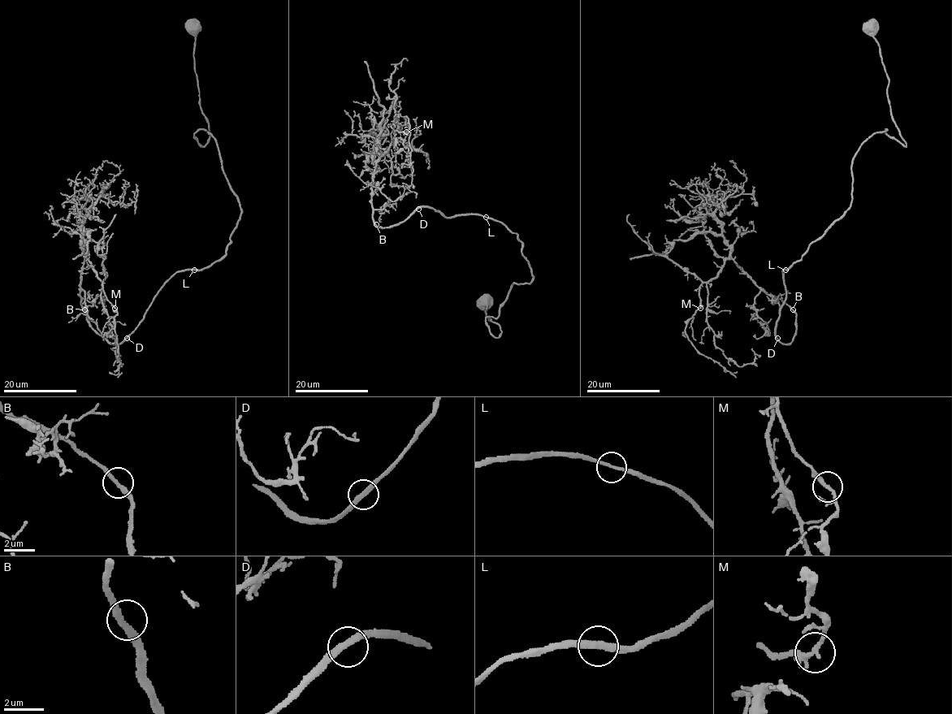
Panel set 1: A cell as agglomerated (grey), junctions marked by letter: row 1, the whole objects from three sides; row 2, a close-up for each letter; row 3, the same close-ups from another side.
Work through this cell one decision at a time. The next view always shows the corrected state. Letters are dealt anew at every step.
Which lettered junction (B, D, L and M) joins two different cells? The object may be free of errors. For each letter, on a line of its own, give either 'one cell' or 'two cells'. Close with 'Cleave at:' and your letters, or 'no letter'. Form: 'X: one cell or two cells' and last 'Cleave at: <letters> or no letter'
B: one cell
D: one cell
L: one cell
M: one cell
Cleave at: no letter

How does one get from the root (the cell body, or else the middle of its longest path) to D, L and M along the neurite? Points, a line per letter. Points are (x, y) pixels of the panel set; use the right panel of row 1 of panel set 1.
D: (871, 25), (890, 114), (906, 144), (885, 129), (861, 144), (850, 208), (782, 270), (777, 338)
L: (871, 25), (889, 80), (890, 114), (906, 144), (885, 129), (861, 144), (851, 167), (850, 208), (785, 269)
M: (871, 25), (906, 144), (861, 144), (850, 208), (782, 270), (792, 340), (795, 313), (731, 259), (700, 308)

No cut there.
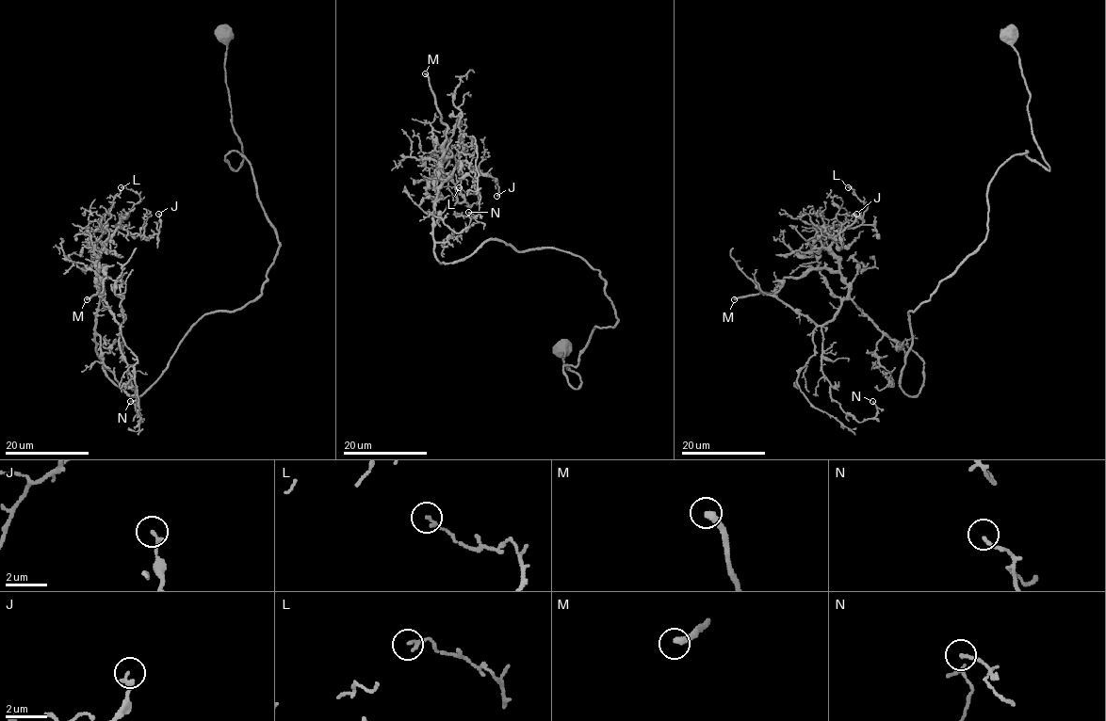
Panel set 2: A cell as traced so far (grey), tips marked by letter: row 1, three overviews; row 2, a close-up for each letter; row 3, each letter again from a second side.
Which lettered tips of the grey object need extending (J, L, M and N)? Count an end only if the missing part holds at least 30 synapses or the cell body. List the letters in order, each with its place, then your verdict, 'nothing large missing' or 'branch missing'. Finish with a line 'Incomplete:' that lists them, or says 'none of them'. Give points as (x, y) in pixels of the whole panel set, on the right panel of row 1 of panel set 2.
J: place (856, 214); nothing large missing
L: place (848, 187); nothing large missing
M: place (734, 299); branch missing
N: place (872, 401); nothing large missing
Incomplete: M

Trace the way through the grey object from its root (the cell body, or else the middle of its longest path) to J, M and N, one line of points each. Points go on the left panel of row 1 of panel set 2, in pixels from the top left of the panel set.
J: (225, 32), (225, 159), (278, 254), (132, 396), (96, 350), (97, 260), (158, 214)
M: (225, 32), (225, 159), (279, 244), (262, 292), (206, 312), (138, 396), (96, 350), (104, 268), (87, 299)
N: (225, 32), (225, 159), (278, 254), (138, 396), (96, 350), (100, 299), (141, 422), (130, 401)

